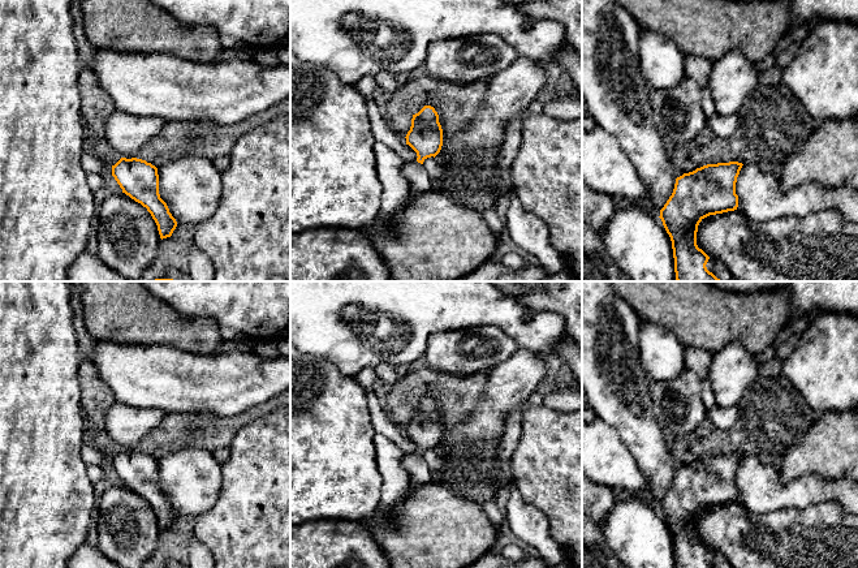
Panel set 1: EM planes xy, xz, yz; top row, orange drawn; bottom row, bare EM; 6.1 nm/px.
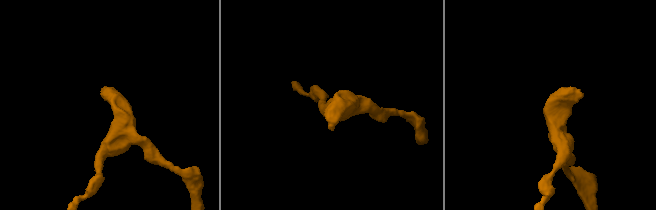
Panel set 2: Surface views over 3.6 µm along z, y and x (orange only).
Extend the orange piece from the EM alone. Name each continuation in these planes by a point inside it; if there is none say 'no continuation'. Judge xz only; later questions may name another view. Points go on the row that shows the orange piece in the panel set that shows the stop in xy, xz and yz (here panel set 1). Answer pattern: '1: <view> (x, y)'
1: xz (418, 179)

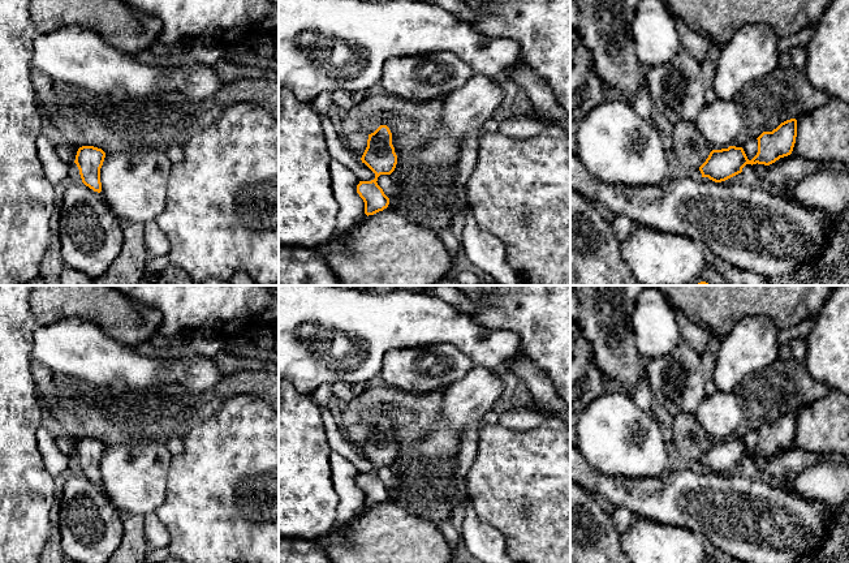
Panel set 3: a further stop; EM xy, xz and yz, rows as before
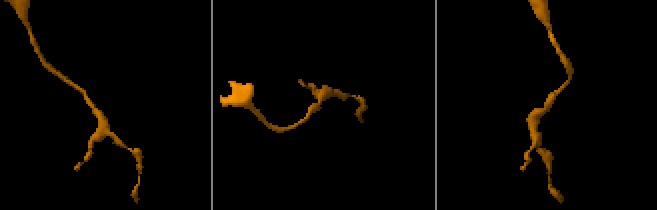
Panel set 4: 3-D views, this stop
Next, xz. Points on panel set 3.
no continuation

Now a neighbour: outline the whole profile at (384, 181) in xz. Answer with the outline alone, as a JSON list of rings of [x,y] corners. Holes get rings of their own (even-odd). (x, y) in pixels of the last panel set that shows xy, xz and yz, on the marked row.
[[[380,175],[376,182],[388,198],[393,198],[398,194],[398,188],[391,175]]]

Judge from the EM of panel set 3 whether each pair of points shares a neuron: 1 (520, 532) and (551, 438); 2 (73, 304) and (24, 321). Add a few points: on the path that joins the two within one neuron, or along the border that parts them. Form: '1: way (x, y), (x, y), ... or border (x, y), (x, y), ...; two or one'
1: way (543, 508), (551, 501), (551, 461); one
2: border (29, 299), (31, 313), (38, 325); two

